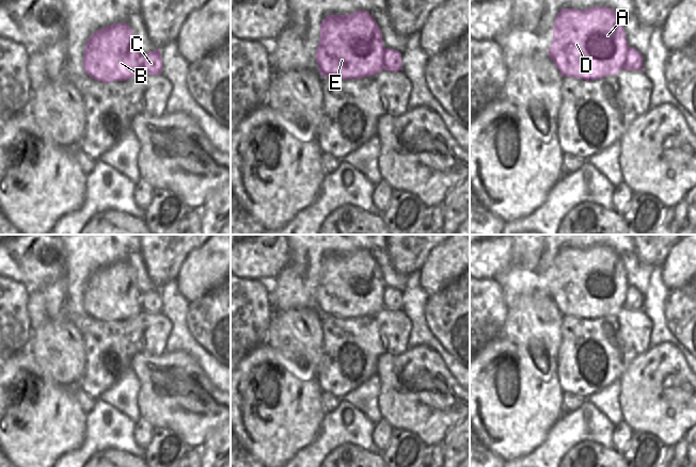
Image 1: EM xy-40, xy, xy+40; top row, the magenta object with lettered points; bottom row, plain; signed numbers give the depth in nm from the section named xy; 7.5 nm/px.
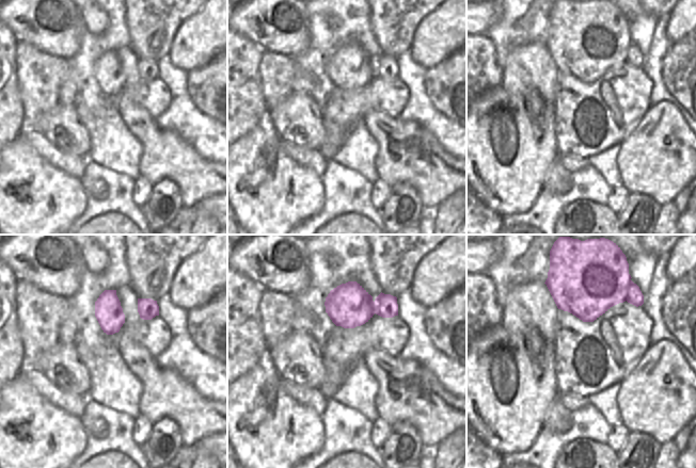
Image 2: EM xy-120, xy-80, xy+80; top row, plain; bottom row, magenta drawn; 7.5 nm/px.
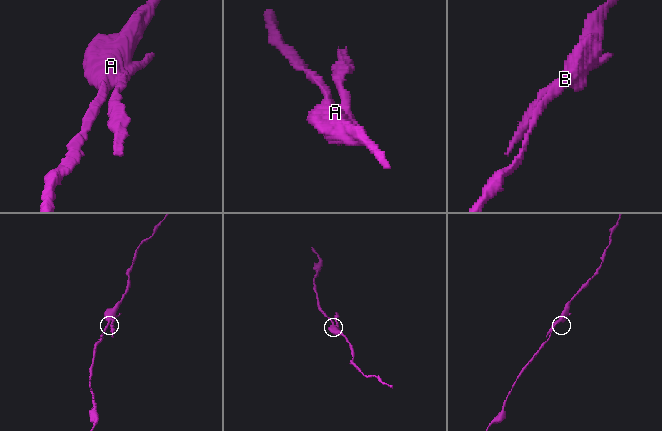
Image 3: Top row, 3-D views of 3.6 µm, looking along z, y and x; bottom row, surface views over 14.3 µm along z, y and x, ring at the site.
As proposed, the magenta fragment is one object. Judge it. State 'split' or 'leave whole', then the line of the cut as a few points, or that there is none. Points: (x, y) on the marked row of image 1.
split; cut xy+40 (628, 47), (626, 62), (622, 67)

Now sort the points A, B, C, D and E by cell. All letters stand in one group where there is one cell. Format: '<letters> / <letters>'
A B D E / C

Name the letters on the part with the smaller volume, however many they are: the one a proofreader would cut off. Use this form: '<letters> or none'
C

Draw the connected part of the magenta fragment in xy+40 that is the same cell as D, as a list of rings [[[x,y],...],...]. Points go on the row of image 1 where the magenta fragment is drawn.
[[[595,6],[580,11],[563,9],[553,25],[553,42],[549,57],[563,77],[575,77],[595,81],[619,73],[626,63],[628,42],[617,13],[607,6]]]

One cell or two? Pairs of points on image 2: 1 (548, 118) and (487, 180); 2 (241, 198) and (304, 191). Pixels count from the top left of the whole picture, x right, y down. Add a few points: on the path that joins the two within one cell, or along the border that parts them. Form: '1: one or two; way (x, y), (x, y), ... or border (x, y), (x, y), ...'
1: one; way (537, 135), (516, 157), (510, 165), (504, 165)
2: one; way (257, 198), (288, 197)

